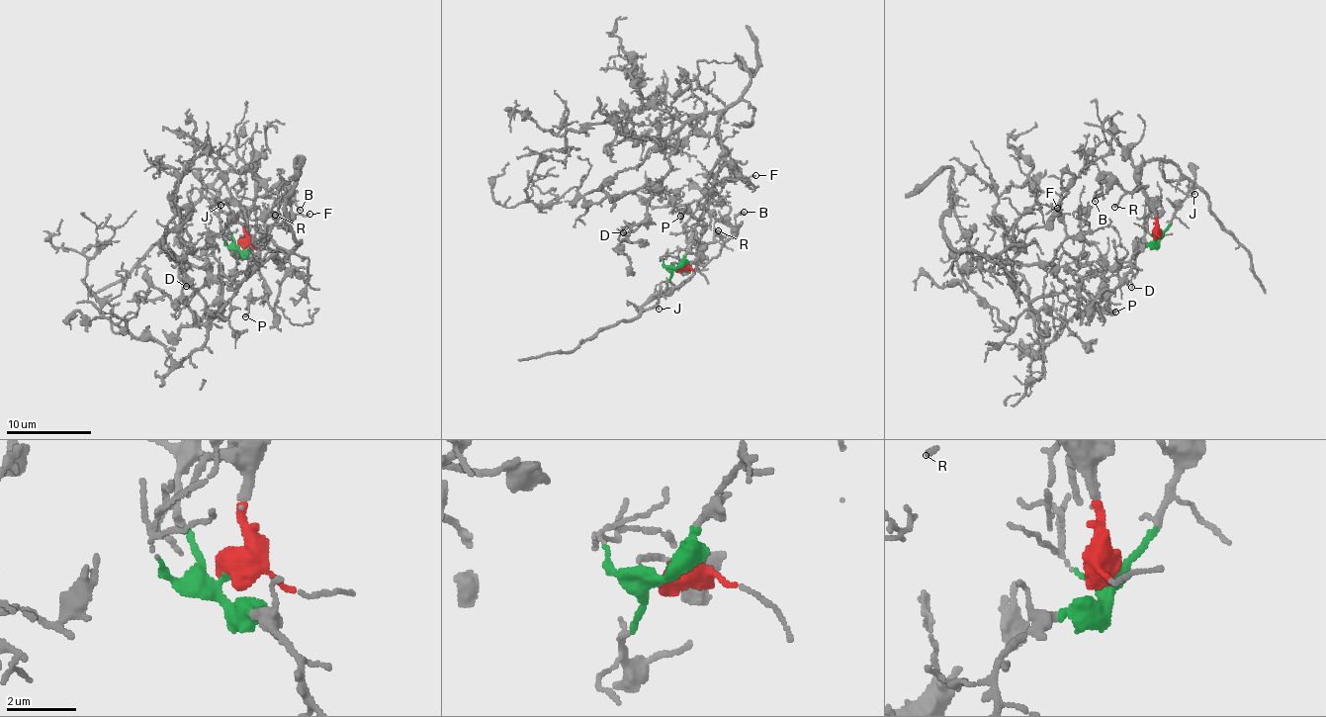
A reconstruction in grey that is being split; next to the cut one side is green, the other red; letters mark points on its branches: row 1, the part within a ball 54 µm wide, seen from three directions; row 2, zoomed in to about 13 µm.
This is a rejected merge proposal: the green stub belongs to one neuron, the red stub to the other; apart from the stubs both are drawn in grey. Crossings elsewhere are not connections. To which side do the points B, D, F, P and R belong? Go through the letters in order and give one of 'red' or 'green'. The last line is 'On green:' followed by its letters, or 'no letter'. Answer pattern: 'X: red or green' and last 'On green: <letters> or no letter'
B: red
D: green
F: green
P: green
R: red
On green: D, F, P

